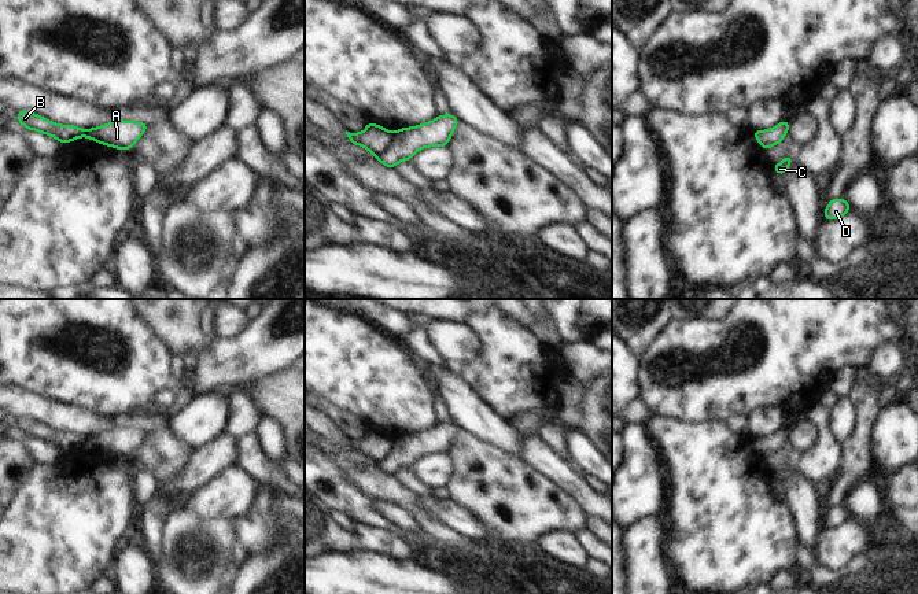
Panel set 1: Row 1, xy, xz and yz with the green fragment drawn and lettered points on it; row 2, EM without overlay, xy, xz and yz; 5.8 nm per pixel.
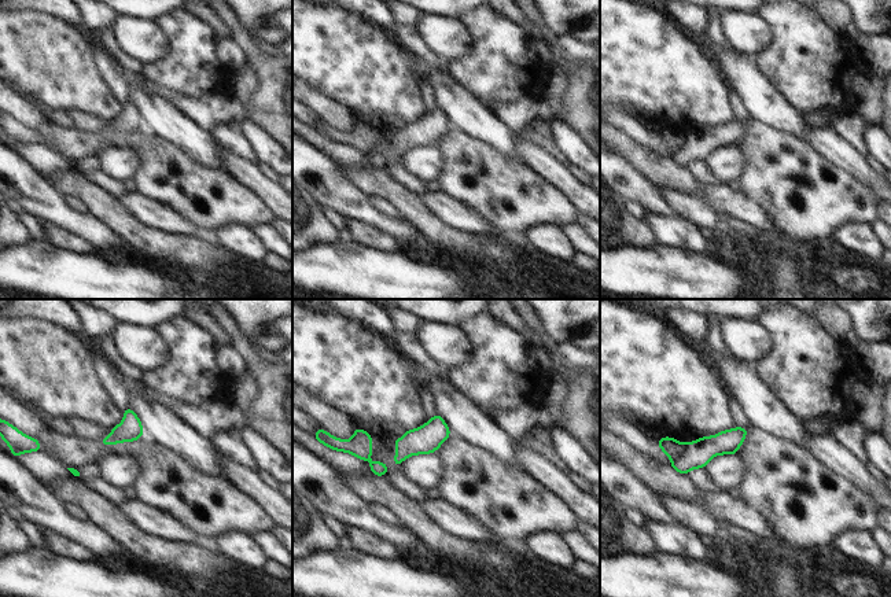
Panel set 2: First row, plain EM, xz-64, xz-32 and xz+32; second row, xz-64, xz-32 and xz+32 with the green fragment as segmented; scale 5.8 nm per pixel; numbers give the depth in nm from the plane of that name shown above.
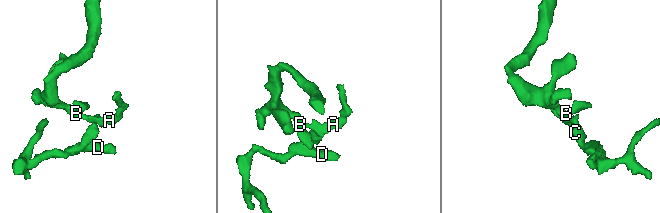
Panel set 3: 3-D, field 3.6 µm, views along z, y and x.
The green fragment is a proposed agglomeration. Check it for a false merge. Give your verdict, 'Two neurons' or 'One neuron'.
Two neurons.

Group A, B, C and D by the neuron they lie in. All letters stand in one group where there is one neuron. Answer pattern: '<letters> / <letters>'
A C D / B

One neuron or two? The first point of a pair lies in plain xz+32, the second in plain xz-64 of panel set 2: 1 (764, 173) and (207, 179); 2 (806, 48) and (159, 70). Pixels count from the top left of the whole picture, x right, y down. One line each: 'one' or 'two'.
1: one
2: one

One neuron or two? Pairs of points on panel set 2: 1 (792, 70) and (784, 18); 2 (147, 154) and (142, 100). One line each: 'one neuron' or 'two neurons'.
1: one neuron
2: two neurons

